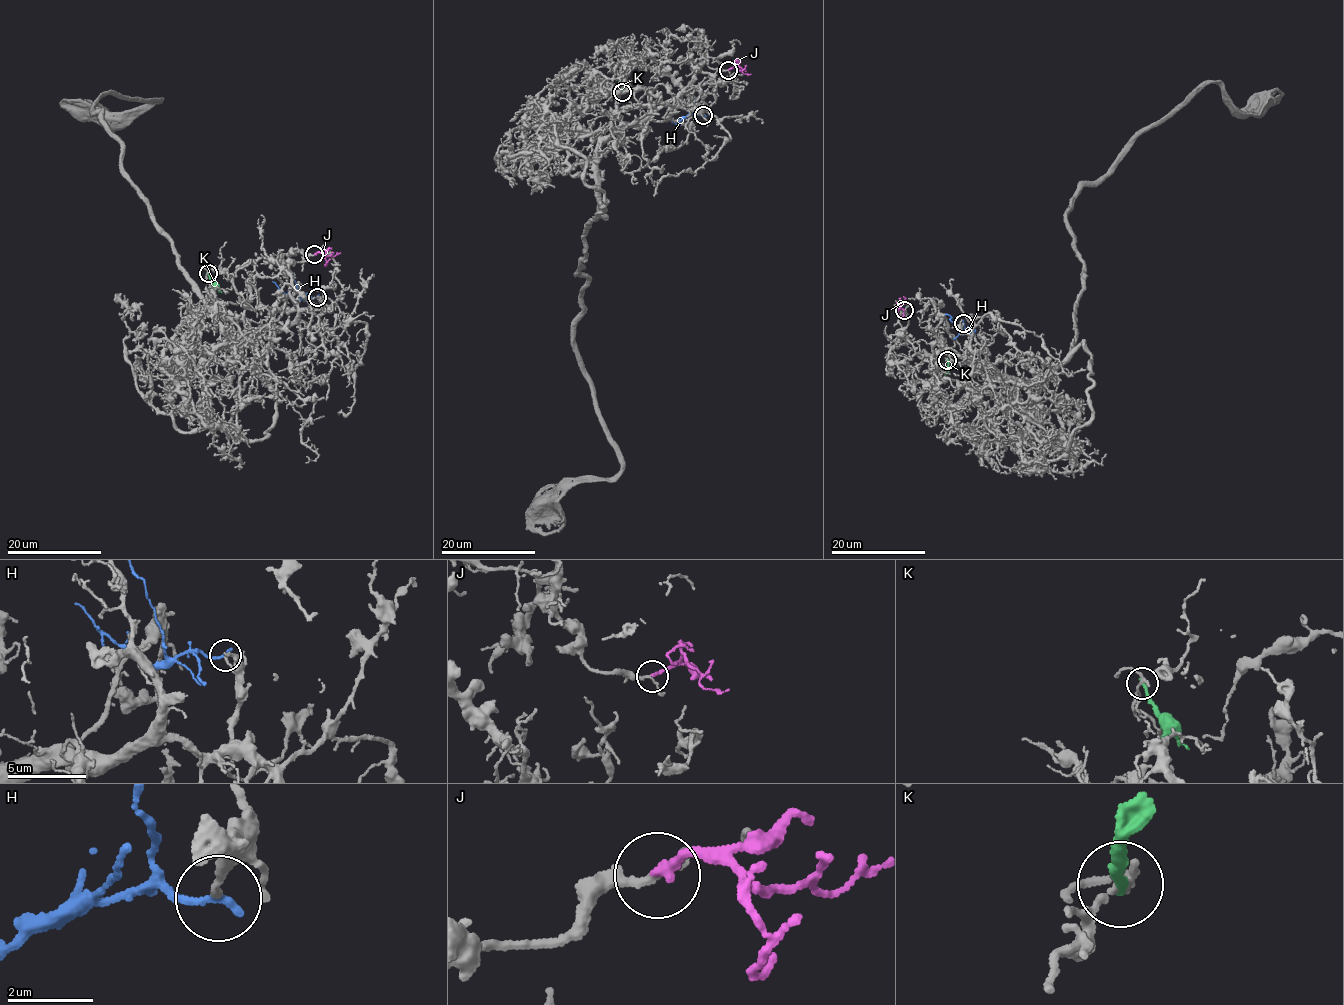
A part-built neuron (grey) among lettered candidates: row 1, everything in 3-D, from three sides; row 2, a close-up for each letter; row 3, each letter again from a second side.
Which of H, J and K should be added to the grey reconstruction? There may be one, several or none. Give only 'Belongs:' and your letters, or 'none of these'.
Belongs: J

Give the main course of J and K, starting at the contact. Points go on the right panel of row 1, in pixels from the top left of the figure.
J: (904, 310), (898, 308), (905, 303), (903, 296)
K: (948, 360), (947, 373)

